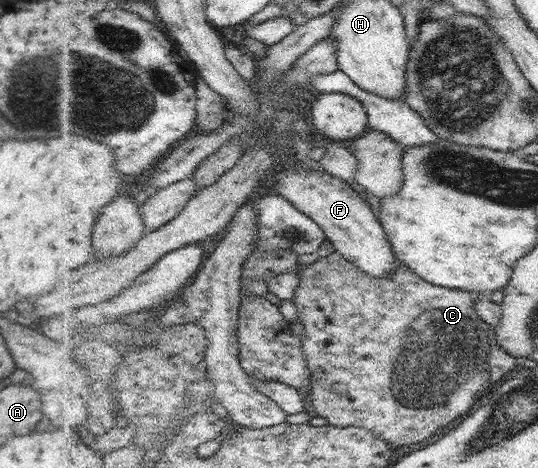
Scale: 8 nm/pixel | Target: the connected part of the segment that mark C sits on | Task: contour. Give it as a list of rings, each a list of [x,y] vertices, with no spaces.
[[[339,251],[333,255],[320,258],[316,263],[308,263],[298,266],[301,285],[298,289],[295,303],[299,308],[299,316],[304,330],[304,350],[307,353],[312,371],[313,389],[307,393],[311,411],[321,415],[330,423],[339,427],[364,427],[376,431],[384,440],[393,443],[394,446],[410,446],[428,440],[436,432],[442,431],[454,423],[456,419],[464,416],[472,410],[472,406],[484,395],[490,394],[490,389],[496,382],[504,380],[504,374],[510,372],[516,364],[516,357],[504,350],[499,343],[496,330],[492,328],[477,309],[477,302],[485,297],[482,292],[472,292],[461,288],[448,288],[434,284],[419,275],[408,263],[400,261],[399,270],[393,279],[378,278],[368,274],[359,265],[354,264],[344,257]]]

